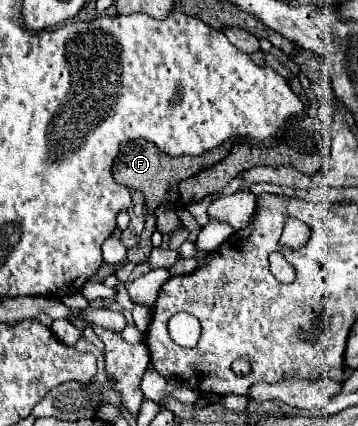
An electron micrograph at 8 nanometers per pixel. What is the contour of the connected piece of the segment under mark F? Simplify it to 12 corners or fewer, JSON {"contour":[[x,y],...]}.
{"contour":[[226,140],[202,156],[168,156],[154,142],[120,146],[114,180],[146,196],[150,214],[178,204],[178,184],[220,162]]}

